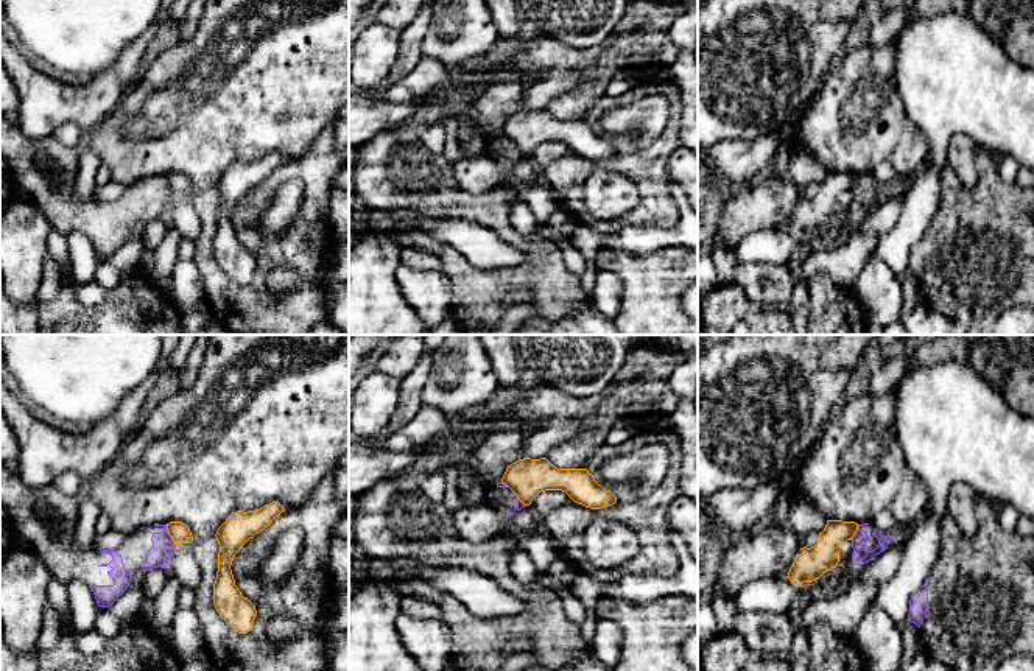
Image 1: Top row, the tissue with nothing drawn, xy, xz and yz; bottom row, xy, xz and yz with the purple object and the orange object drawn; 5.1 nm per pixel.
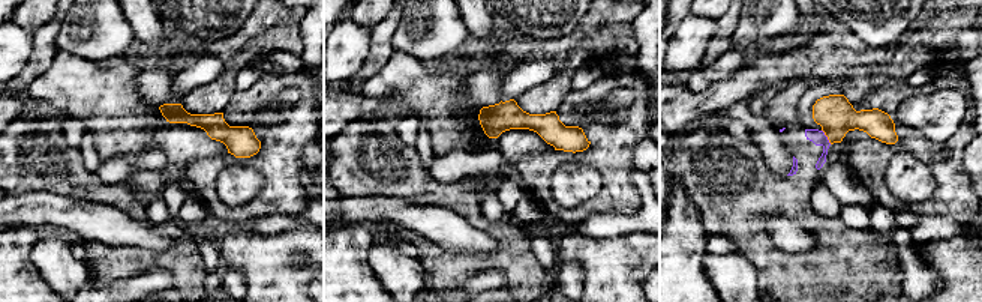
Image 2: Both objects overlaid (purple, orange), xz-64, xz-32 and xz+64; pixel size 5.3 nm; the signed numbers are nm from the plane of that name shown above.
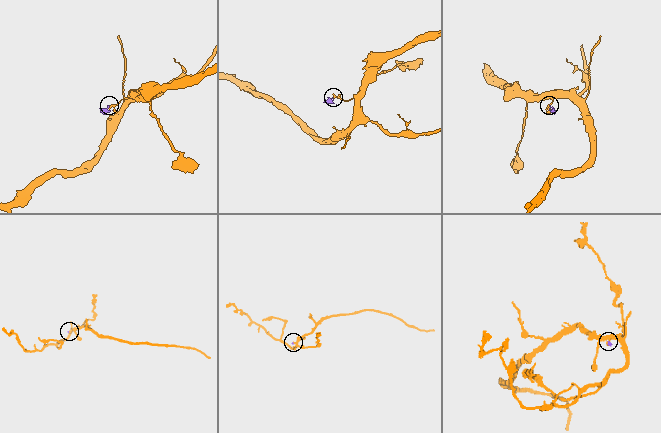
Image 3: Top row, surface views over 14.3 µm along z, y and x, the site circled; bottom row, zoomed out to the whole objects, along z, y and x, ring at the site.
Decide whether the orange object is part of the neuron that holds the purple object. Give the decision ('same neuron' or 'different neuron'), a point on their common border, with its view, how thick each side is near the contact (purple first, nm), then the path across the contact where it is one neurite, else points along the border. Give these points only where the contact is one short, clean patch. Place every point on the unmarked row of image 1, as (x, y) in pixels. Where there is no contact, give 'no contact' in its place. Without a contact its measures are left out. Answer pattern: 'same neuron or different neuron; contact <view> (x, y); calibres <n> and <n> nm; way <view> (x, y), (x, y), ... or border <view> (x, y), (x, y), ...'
different neuron; contact xy (170, 187); calibres 110 and 100 nm; border xy (165, 176), (176, 196)

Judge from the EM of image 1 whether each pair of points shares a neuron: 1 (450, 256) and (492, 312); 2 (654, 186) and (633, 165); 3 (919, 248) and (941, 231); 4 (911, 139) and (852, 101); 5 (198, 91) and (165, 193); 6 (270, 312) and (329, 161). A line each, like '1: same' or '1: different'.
1: same
2: same
3: same
4: same
5: different
6: same

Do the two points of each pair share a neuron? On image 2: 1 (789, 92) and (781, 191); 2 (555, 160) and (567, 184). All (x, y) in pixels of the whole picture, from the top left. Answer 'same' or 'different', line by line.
1: different
2: different

